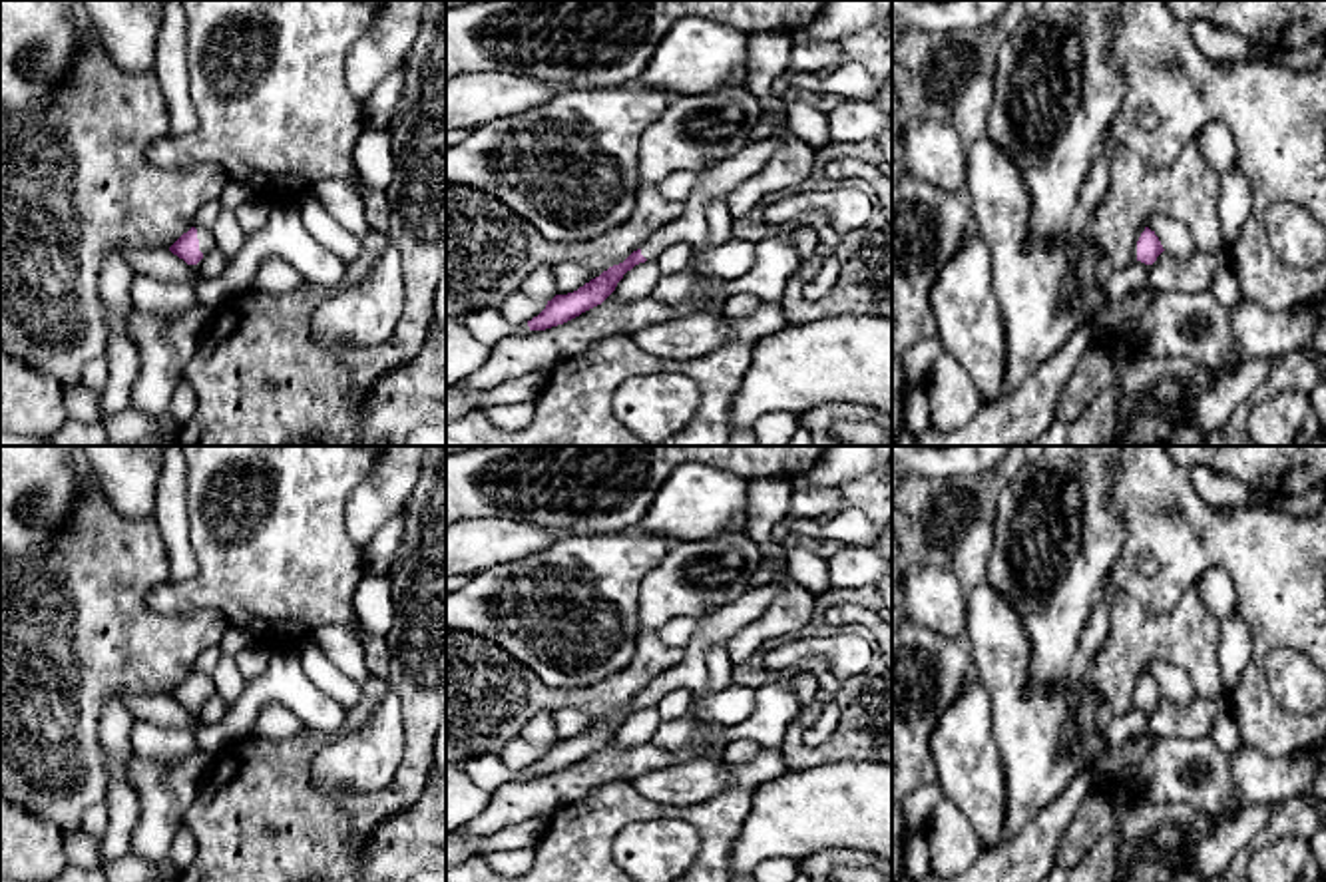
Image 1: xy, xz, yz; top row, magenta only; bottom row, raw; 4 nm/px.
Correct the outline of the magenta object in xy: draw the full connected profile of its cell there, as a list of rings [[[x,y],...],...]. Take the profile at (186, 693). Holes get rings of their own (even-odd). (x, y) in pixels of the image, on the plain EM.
[[[191,673],[183,679],[169,697],[183,705],[187,711],[197,711],[209,697],[217,695],[217,687],[211,675]]]

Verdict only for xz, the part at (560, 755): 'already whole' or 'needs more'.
needs more

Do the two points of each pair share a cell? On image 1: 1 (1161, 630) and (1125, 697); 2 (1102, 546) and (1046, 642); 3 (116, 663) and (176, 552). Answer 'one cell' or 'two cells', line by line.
1: one cell
2: one cell
3: two cells

